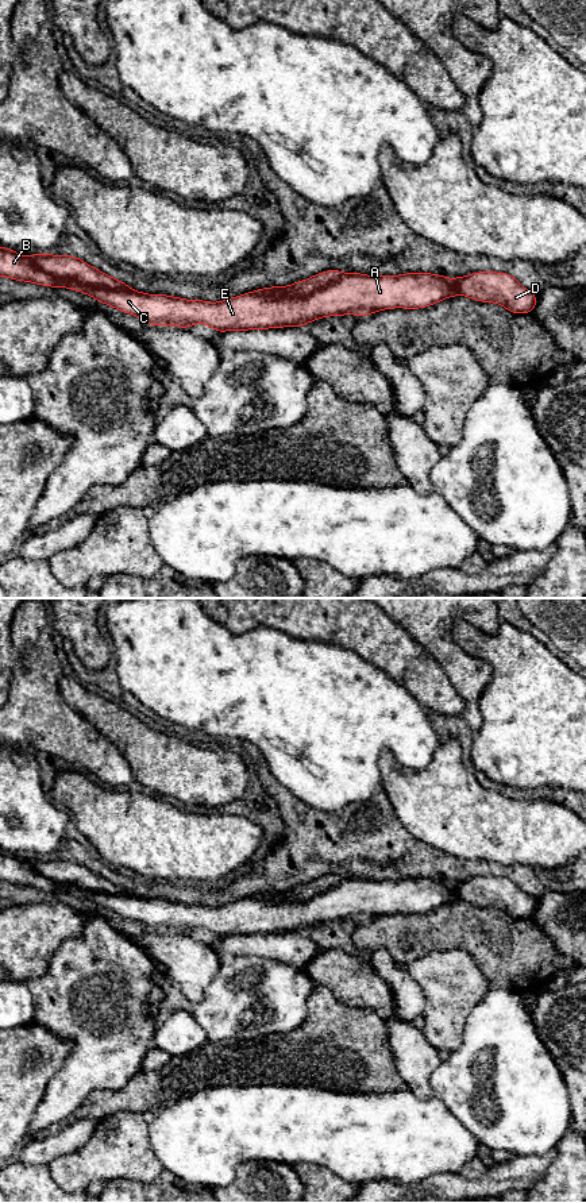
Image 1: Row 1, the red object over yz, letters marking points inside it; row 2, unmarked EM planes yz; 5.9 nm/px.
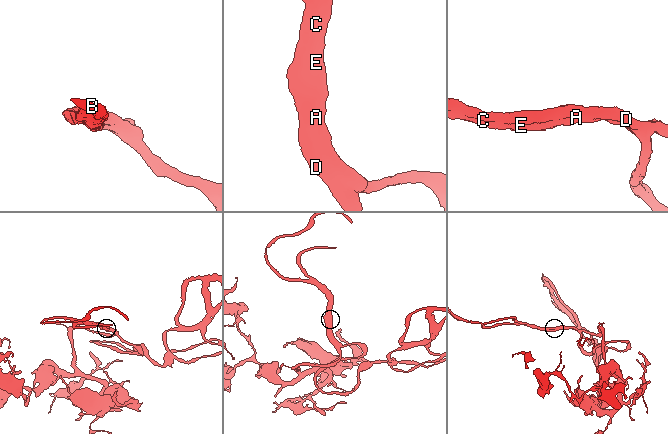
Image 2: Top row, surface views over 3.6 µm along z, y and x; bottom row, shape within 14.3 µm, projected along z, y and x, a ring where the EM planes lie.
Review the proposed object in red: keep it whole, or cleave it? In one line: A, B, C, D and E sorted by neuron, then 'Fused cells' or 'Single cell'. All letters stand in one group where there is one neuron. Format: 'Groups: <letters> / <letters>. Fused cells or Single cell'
Groups: A B C D E. Single cell

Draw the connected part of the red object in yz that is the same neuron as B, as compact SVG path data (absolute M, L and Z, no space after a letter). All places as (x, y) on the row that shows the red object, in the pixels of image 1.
M0 247L0 275L85 293L123 313L140 317L149 325L189 328L201 323L212 327L216 332L302 327L328 316L367 316L394 308L420 309L454 296L500 304L516 315L532 313L537 305L536 294L524 288L513 275L497 271L478 271L464 277L448 278L431 273L366 275L327 270L288 286L263 288L217 302L135 292L131 286L88 265L78 257L50 255L49 252L23 257L8 247Z

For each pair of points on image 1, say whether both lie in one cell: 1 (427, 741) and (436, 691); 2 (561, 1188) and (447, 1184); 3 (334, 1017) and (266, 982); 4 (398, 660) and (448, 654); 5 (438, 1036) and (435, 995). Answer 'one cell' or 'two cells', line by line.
1: two cells
2: two cells
3: two cells
4: two cells
5: one cell

